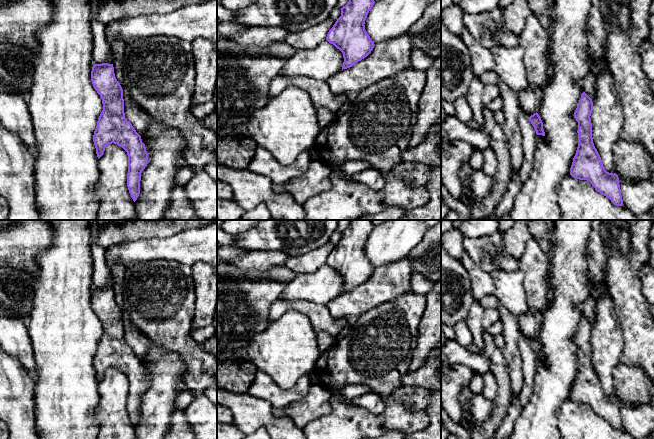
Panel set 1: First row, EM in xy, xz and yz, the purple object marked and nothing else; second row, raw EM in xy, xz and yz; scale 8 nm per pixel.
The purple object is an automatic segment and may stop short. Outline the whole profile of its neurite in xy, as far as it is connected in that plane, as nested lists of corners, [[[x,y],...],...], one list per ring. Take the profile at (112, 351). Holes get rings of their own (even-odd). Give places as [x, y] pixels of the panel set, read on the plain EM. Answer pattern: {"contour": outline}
{"contour": [[[94,288],[91,295],[91,305],[94,313],[100,319],[103,328],[103,334],[98,342],[93,359],[97,381],[99,383],[103,379],[105,372],[112,367],[117,368],[127,376],[127,411],[135,426],[140,418],[141,397],[148,388],[148,377],[145,368],[132,348],[125,342],[123,313],[115,301],[113,288]]]}

